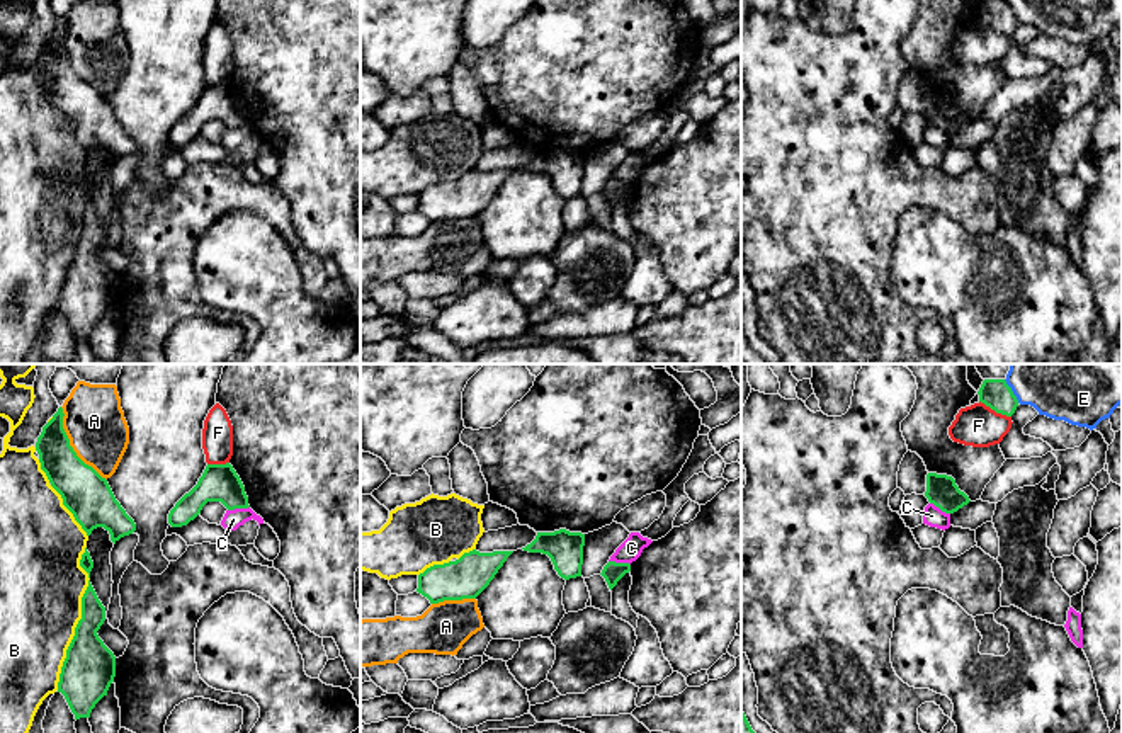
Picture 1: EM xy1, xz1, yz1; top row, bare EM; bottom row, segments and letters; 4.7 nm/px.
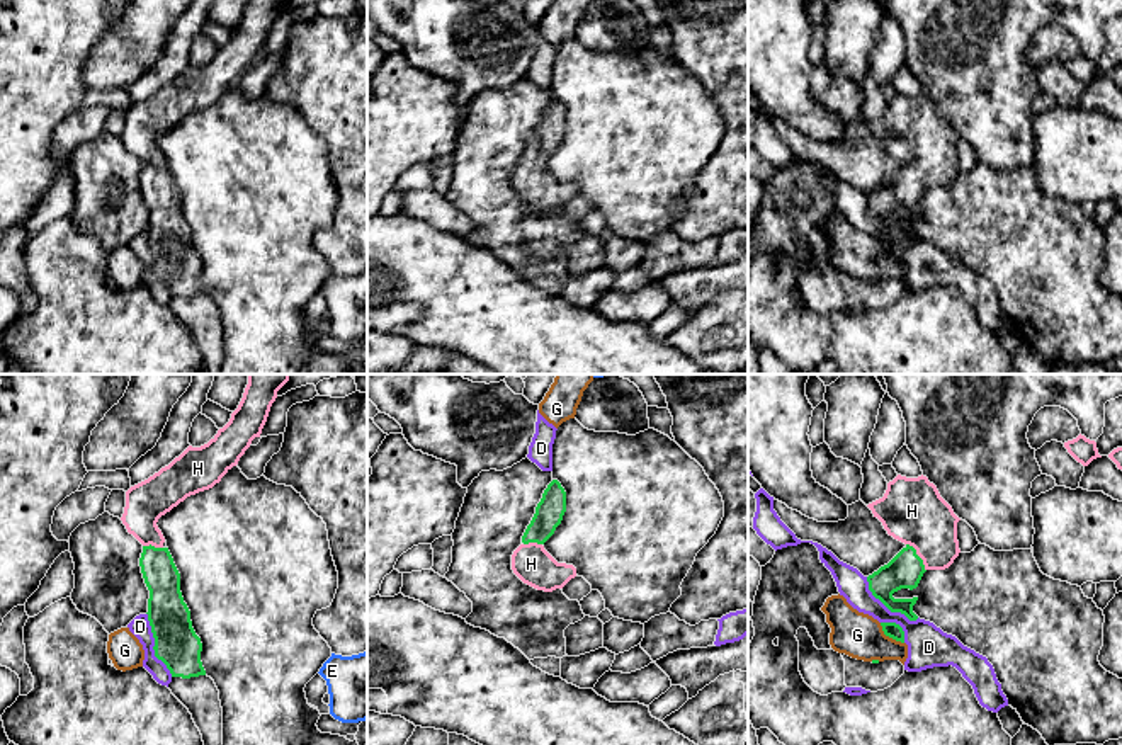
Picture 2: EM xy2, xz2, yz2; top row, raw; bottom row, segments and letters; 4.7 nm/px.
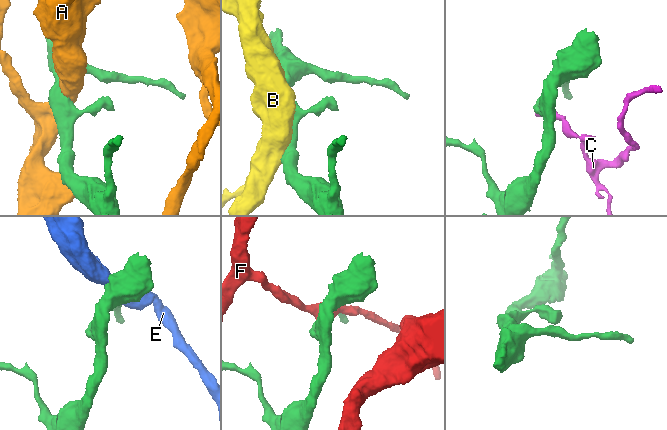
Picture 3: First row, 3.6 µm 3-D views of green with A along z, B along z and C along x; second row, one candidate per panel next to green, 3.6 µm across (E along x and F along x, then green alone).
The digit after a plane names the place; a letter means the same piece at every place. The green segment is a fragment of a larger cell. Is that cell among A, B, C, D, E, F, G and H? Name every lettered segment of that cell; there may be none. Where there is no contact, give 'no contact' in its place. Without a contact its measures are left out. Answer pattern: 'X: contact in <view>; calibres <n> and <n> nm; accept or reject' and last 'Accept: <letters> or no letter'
A: contact in xy1; calibres 220 and 280 nm; reject
B: contact in xy1; calibres 260 and 400 nm; reject
C: contact in xy1; calibres 180 and 90 nm; reject
D: contact in xy2; calibres 200 and 100 nm; reject
E: contact in yz1; calibres 140 and 460 nm; reject
F: contact in yz1; calibres 140 and 200 nm; reject
G: contact in yz2; calibres 70 and 220 nm; reject
H: contact in yz2; calibres 170 and 300 nm; accept
Accept: H

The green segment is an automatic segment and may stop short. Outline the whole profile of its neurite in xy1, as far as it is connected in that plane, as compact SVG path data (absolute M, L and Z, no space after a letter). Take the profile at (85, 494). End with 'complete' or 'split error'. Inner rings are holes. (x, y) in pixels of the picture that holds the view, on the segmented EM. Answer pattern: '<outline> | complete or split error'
M60 406L37 437L41 469L87 536L104 527L116 544L133 534L136 524L116 500L107 480L76 456L63 429L63 417Z | complete

